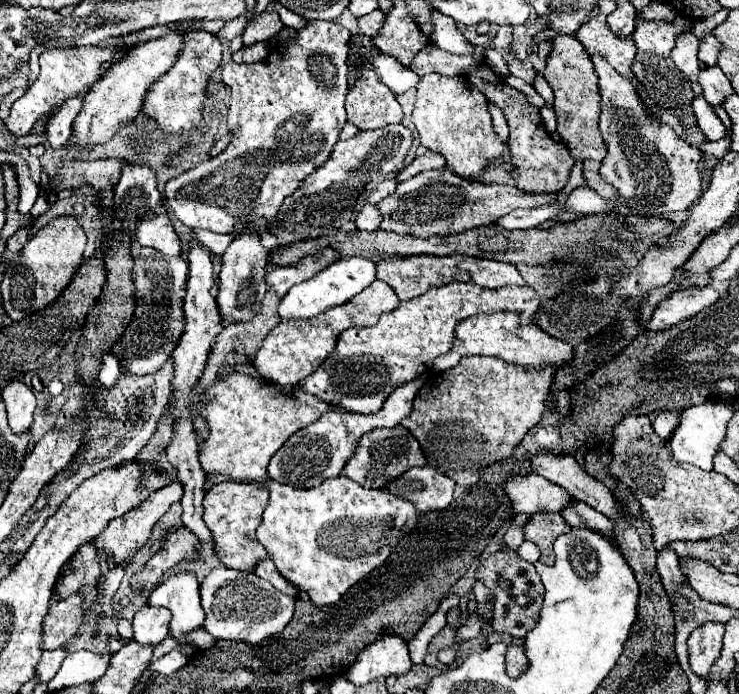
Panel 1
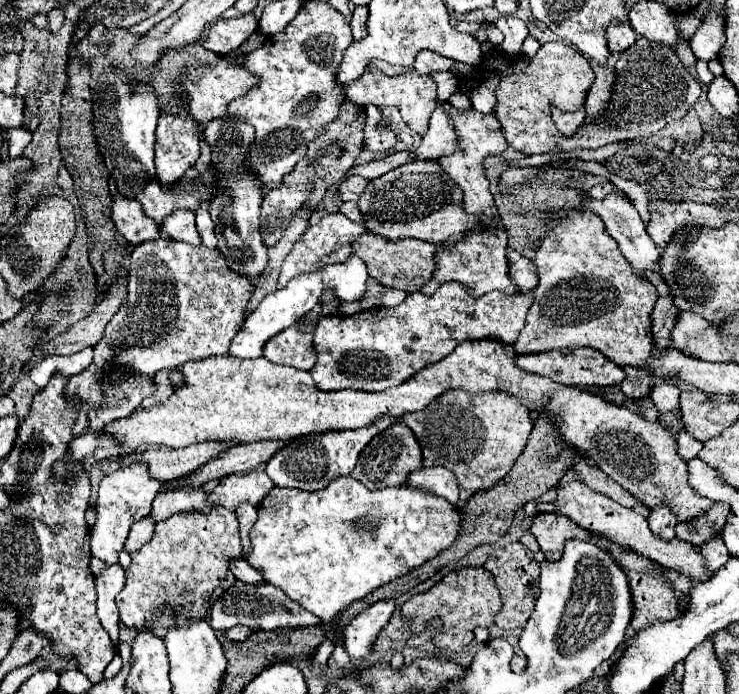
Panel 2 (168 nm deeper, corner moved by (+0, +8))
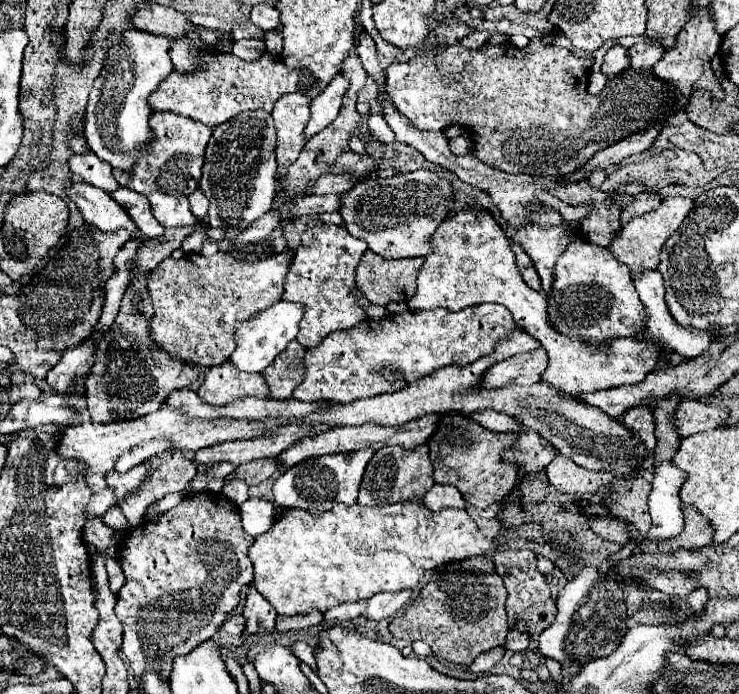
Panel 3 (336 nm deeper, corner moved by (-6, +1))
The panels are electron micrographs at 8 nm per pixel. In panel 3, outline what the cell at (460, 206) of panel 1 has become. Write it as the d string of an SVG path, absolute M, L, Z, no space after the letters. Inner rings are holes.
M416 170L408 174L394 174L392 178L368 178L358 182L352 190L348 190L342 198L340 214L346 222L346 230L368 242L368 248L384 258L412 258L412 256L426 256L430 254L430 240L442 224L442 220L448 218L448 214L454 210L454 186L440 178L432 170Z

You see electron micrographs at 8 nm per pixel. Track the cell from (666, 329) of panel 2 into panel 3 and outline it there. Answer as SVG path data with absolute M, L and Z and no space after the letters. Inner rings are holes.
M632 408L624 416L624 424L642 438L644 446L652 454L652 450L656 446L656 436L654 436L654 416L652 416L650 408Z

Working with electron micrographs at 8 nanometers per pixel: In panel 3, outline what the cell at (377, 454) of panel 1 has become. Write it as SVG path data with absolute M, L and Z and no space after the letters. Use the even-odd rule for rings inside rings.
M422 444L422 448L414 448L414 452L406 452L406 448L398 448L398 446L382 448L370 458L370 462L366 466L366 472L364 472L364 478L360 484L358 504L384 506L390 502L422 498L432 484L434 484L432 464L428 458L428 446L426 444Z

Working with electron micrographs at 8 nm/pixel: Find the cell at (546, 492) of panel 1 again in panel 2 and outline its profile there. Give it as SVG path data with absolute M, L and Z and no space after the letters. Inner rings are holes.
M570 481L566 485L560 485L556 505L560 507L562 515L568 515L576 525L580 525L582 529L594 535L604 535L606 539L622 547L628 547L640 555L646 555L652 561L658 561L660 565L668 565L668 569L684 569L684 573L692 573L694 581L708 579L704 577L704 561L700 561L700 553L696 553L690 543L680 539L672 539L672 541L660 539L648 529L648 521L640 513L628 507L622 507L620 503L604 497L602 493L588 489L582 481Z

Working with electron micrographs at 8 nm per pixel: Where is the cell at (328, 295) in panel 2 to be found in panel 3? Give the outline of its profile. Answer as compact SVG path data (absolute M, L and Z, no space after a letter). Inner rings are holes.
M322 224L308 228L302 234L302 242L296 248L296 256L288 268L284 280L282 300L302 302L306 306L304 318L300 322L300 332L296 340L304 348L318 346L326 334L334 330L346 330L356 326L366 318L364 310L354 302L354 270L364 254L364 240L358 240L346 232L344 226Z

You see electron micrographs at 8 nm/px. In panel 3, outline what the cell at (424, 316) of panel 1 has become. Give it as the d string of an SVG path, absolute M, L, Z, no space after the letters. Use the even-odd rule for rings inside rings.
M480 304L470 306L458 312L450 312L448 308L436 310L422 310L422 312L402 312L402 314L388 314L380 322L376 320L362 320L358 326L350 330L336 330L328 334L316 348L310 348L304 356L306 376L304 382L294 390L294 398L302 402L352 402L358 398L370 398L386 392L396 392L406 388L408 384L416 382L422 376L436 372L446 364L470 364L480 356L488 356L494 352L494 344L498 340L506 340L510 332L514 332L516 324L502 304Z

